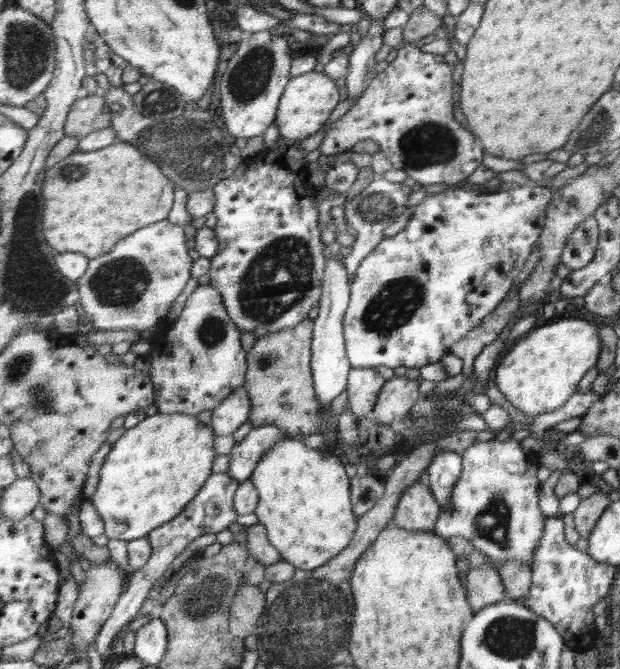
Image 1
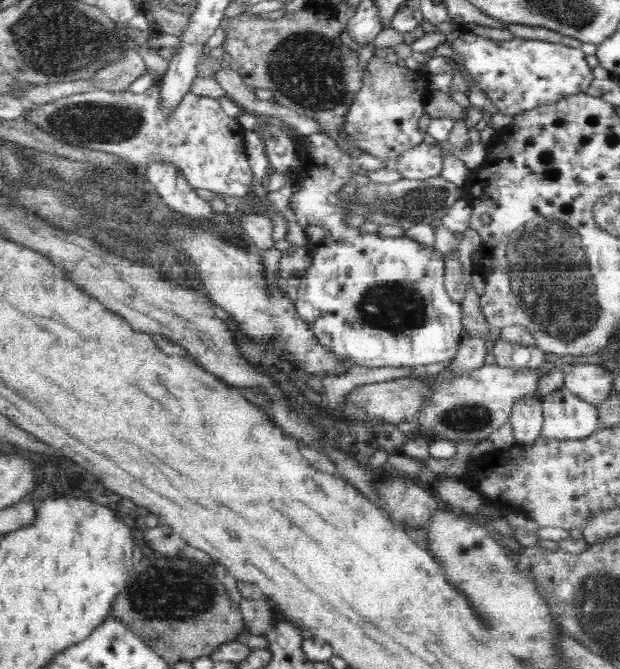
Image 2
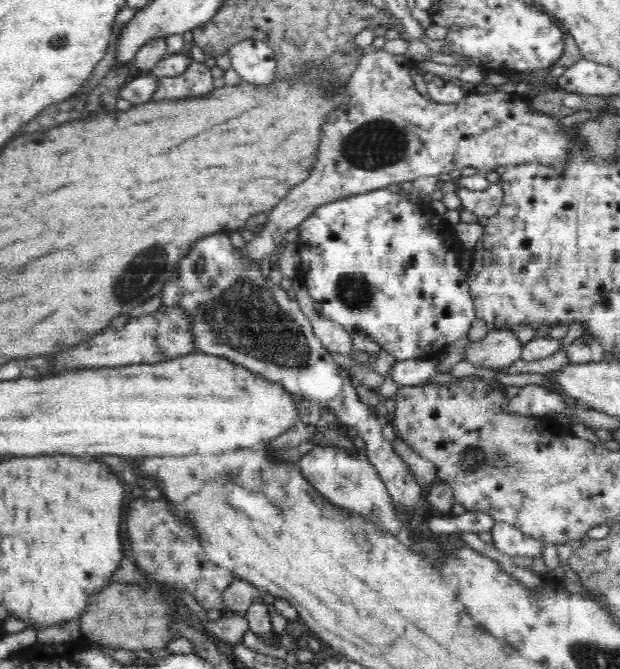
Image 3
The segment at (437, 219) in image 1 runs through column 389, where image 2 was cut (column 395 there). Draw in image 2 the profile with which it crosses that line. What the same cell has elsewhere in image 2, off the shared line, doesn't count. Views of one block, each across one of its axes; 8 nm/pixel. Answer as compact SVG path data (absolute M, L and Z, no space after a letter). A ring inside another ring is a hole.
M325 133L312 134L311 136L301 136L299 141L298 138L294 140L294 145L296 145L297 152L299 156L306 152L310 158L312 158L312 164L315 164L314 176L310 174L310 166L308 166L308 171L306 172L306 166L302 166L300 163L300 168L297 166L292 168L292 173L290 177L296 177L302 179L302 188L290 196L290 202L288 206L290 210L295 214L295 218L299 228L303 230L305 236L307 237L307 249L312 252L313 262L312 265L305 271L303 278L300 280L300 288L298 288L298 300L295 302L296 312L308 322L308 326L311 327L312 332L316 333L316 339L320 344L324 345L327 350L332 350L335 354L343 356L346 360L356 366L364 366L365 368L382 368L382 366L394 366L395 370L399 370L400 366L410 366L412 368L417 366L425 366L429 364L440 363L443 361L448 361L454 359L457 354L457 348L462 339L462 321L461 321L461 305L457 302L452 301L448 293L446 293L446 288L444 285L445 277L445 262L442 255L438 254L437 248L425 248L422 244L419 244L418 240L410 240L406 236L393 237L393 238L382 238L377 235L377 232L373 234L365 234L361 232L359 228L349 228L348 225L343 224L345 217L349 216L348 204L349 200L347 195L349 195L349 189L352 188L355 183L353 182L353 177L356 175L352 171L353 168L362 168L363 171L375 171L385 166L389 167L390 162L384 162L384 159L378 159L370 153L361 153L357 156L347 156L342 150L337 148L339 142L333 141L330 137L326 136Z

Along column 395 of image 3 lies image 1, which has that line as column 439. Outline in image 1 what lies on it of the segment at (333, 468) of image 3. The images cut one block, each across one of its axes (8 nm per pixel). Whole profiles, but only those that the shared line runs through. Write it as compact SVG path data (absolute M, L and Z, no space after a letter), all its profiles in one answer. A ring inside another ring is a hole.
M495 438L488 442L474 443L461 457L462 474L450 493L448 507L438 514L434 531L445 539L452 536L466 538L470 541L472 552L480 552L487 556L493 565L508 560L526 562L530 565L534 559L534 550L538 548L544 534L545 521L548 520L548 516L544 518L544 514L538 508L538 484L540 484L540 480L536 478L536 470L540 466L538 459L530 458L528 452L522 450L522 444L518 440L498 441Z

